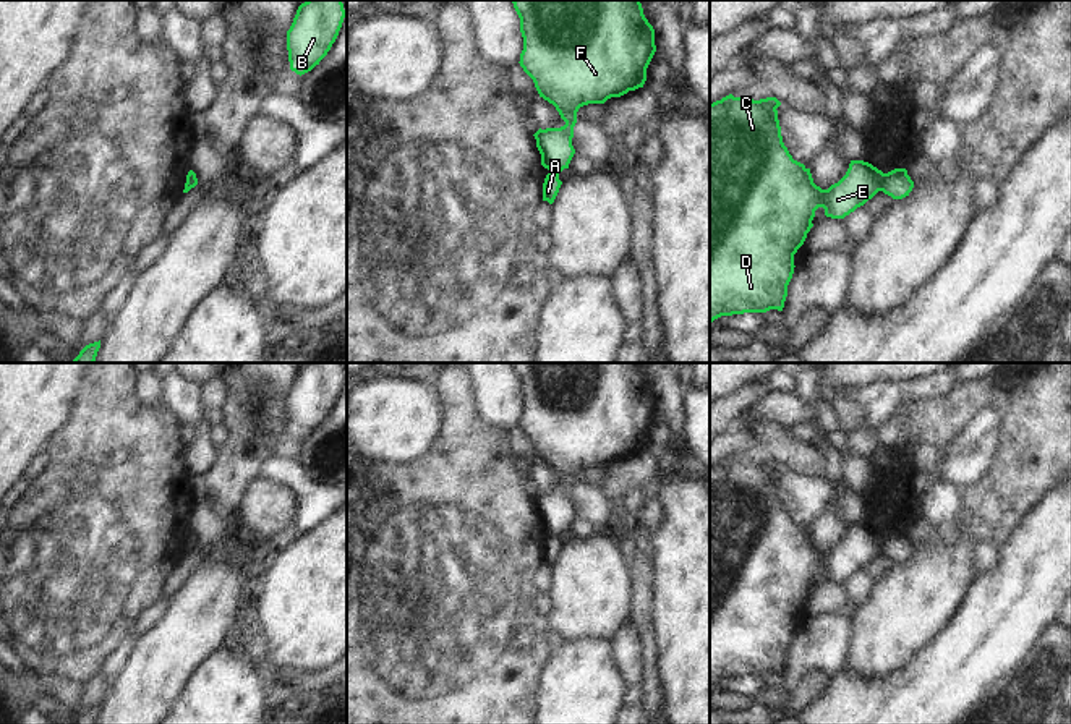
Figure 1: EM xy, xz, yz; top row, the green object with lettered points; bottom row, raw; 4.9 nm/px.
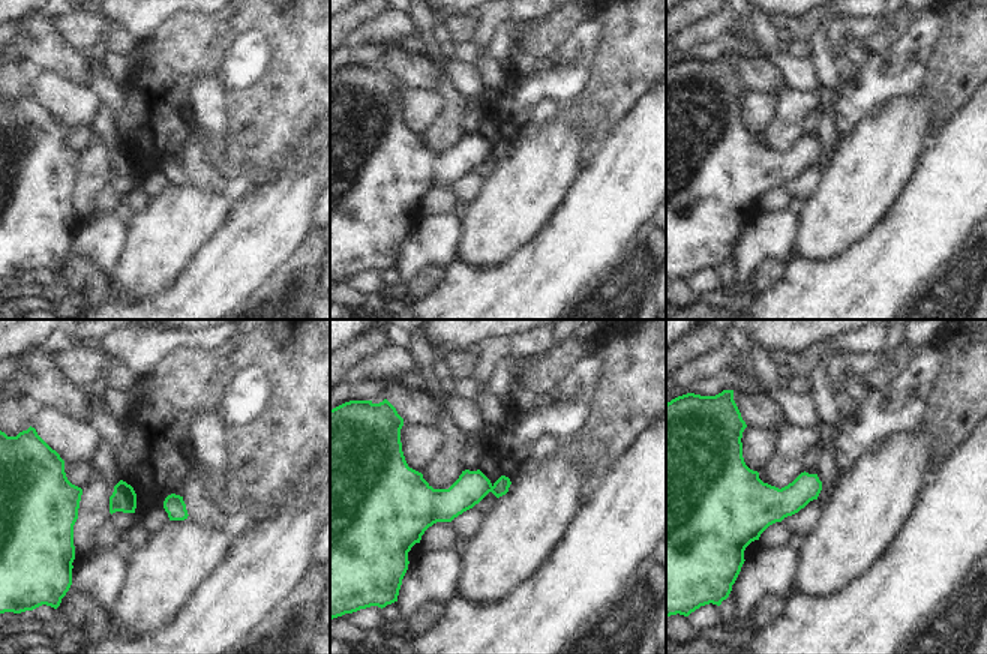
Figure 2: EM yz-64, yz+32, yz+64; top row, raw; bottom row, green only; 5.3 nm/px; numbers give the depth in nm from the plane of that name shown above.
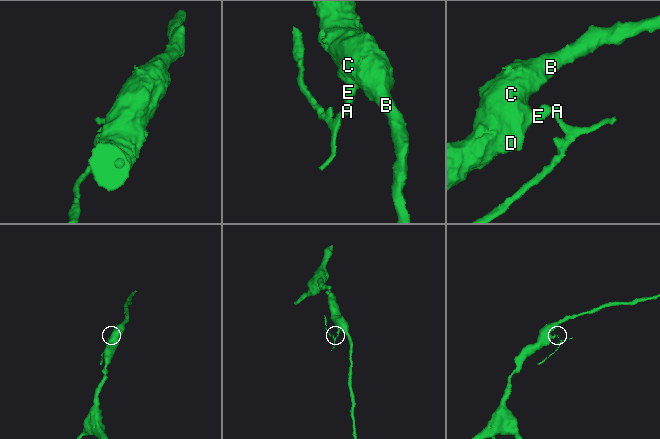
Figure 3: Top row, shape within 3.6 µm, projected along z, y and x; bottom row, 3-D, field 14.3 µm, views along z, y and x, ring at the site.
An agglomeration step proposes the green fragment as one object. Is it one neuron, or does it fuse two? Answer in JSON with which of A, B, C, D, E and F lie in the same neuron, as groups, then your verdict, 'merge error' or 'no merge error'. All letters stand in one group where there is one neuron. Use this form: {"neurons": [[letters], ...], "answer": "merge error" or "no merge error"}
{"neurons": [["A"], ["B", "C", "D", "E", "F"]], "answer": "merge error"}

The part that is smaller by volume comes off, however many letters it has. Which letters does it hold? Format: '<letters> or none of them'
A

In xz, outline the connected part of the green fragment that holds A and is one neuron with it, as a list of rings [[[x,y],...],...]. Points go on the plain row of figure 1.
[[[549,534],[543,546],[543,564],[548,564],[549,567],[553,567],[559,556],[561,547],[562,544],[559,543],[559,538],[554,534]]]

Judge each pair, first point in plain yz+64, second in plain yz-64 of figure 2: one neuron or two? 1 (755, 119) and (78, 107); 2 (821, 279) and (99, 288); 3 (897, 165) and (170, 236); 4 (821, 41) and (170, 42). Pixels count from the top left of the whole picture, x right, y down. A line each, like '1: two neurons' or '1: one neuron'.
1: one neuron
2: two neurons
3: one neuron
4: two neurons

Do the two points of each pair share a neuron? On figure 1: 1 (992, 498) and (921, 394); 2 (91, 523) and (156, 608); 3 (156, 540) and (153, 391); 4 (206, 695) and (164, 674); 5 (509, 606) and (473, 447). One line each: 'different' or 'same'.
1: different
2: different
3: different
4: different
5: same

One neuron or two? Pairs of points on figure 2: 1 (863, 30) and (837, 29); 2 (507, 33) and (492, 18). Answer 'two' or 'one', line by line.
1: one
2: two

